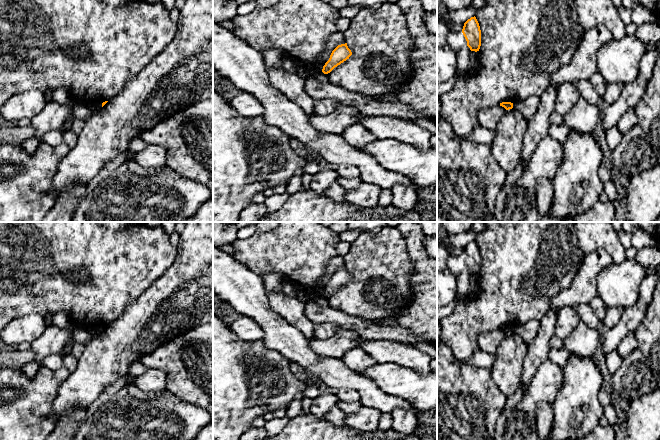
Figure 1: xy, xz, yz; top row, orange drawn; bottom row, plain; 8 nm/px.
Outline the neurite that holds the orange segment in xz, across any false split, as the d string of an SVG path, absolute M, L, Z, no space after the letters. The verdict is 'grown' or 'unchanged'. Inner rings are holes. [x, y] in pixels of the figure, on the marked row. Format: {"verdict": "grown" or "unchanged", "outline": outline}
{"verdict": "unchanged", "outline": "M347 43L338 45L331 53L329 60L323 66L322 72L324 74L330 73L335 67L349 59L352 55Z"}

